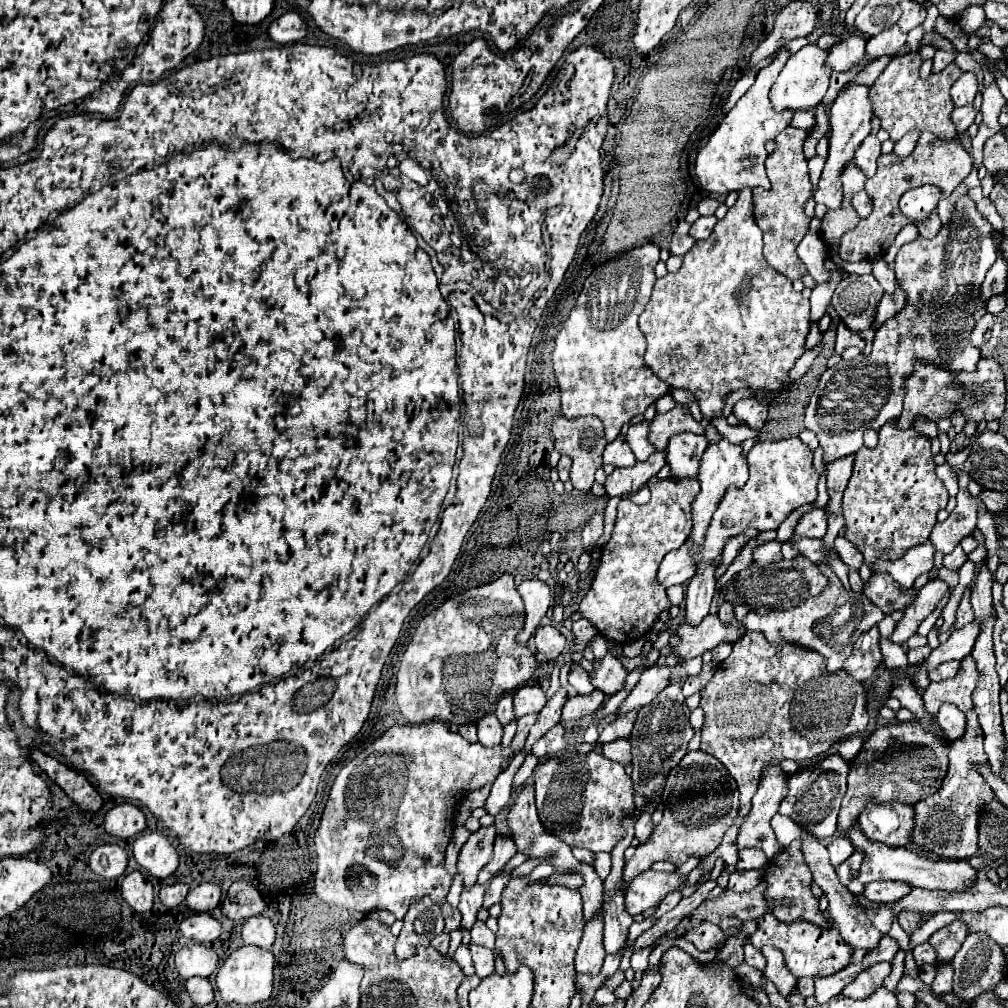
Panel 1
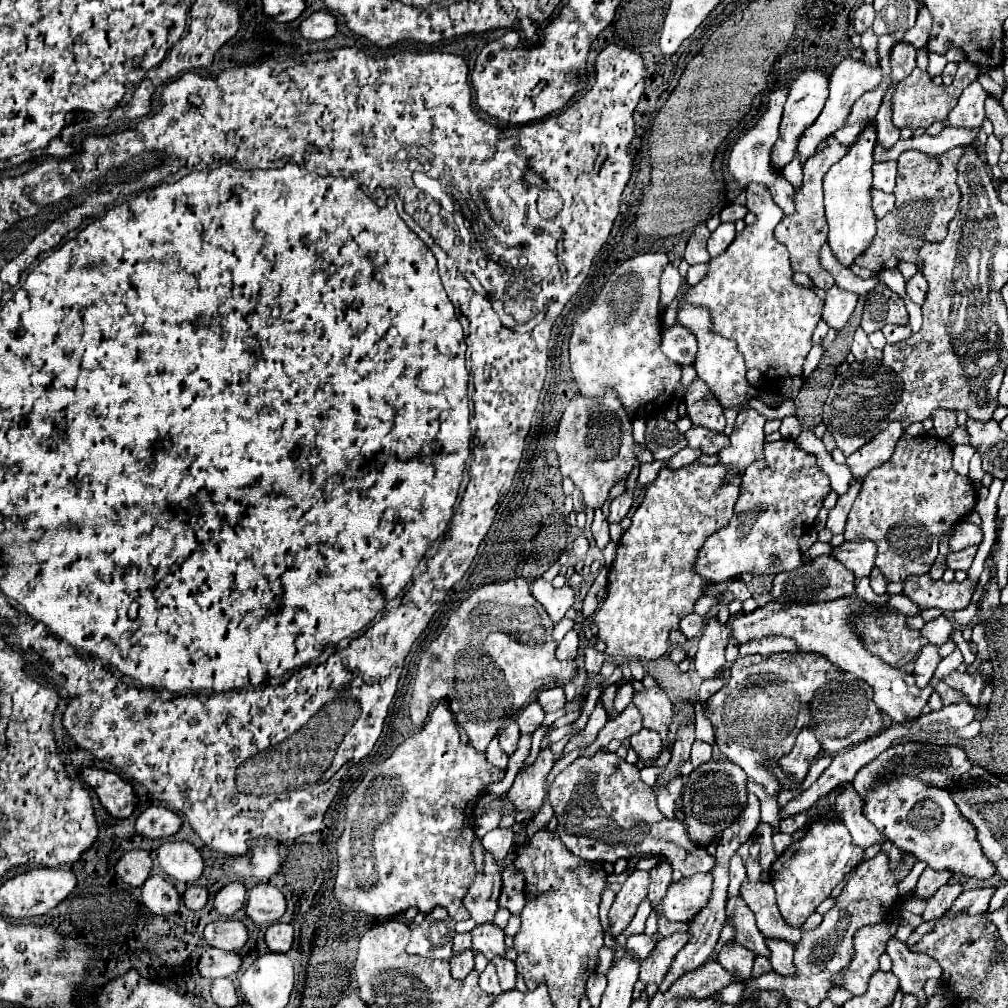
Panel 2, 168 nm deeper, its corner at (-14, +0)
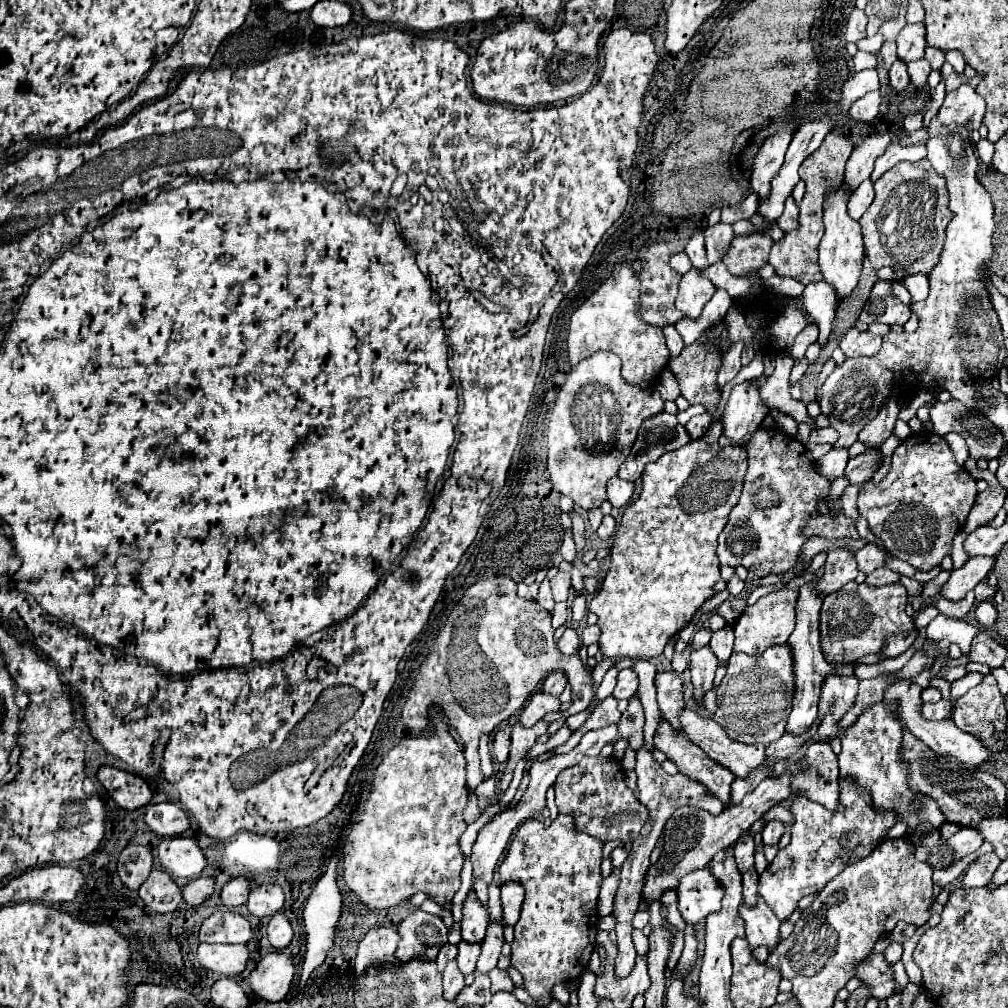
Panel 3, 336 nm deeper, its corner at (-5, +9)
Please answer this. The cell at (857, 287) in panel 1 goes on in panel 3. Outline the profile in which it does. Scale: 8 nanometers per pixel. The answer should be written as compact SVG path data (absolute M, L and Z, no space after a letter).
M879 280L871 290L869 300L865 302L859 320L865 324L905 324L909 320L909 306L891 292L891 284L887 280Z

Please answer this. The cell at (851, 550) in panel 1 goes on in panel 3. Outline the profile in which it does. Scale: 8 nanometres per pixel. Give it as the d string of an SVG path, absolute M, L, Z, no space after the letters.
M881 566L881 568L873 570L873 572L867 576L865 582L867 582L869 586L885 586L885 584L899 582L899 578L901 578L901 574L889 570L889 568L885 568L885 566Z

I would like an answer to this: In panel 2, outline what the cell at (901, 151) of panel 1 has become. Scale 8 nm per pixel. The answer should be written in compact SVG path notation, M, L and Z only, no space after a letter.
M978 81L970 83L970 87L966 87L966 91L962 91L962 95L958 99L958 105L948 113L946 121L930 125L926 129L926 133L936 135L944 127L982 129L982 123L986 119L986 113L984 113L984 99L986 97L988 97L988 93L982 89L982 85Z

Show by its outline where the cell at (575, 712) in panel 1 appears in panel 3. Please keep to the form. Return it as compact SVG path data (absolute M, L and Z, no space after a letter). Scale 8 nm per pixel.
M621 670L617 676L617 686L613 690L613 698L615 700L627 700L633 696L637 686L639 686L637 674L633 670Z

